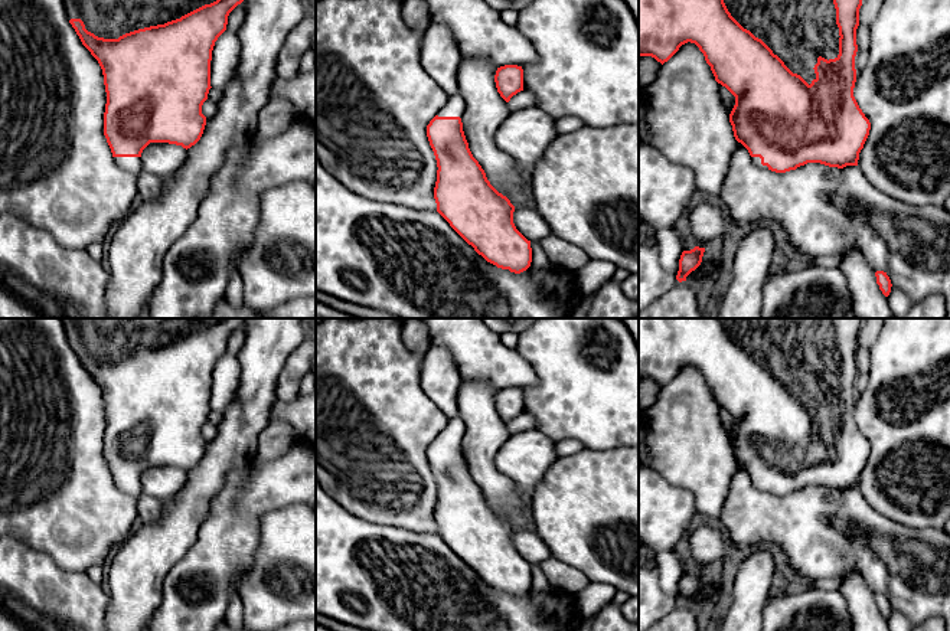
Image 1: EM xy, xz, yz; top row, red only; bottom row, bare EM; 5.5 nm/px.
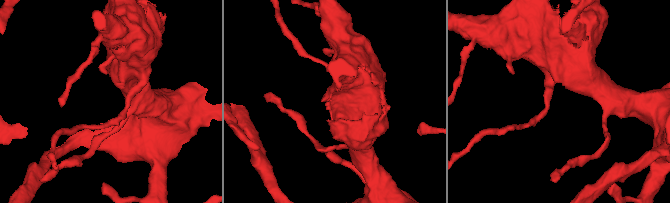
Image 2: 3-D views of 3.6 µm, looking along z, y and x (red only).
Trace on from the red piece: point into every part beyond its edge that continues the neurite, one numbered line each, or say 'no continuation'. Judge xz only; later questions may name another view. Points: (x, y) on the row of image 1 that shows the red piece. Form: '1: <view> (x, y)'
1: xz (456, 105)

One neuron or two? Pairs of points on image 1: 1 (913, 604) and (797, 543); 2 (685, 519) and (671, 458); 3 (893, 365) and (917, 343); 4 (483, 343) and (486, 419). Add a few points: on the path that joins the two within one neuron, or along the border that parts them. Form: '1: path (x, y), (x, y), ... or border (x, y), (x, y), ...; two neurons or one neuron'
1: path (885, 575), (857, 546), (826, 543); one neuron
2: border (653, 467), (692, 494), (697, 516); two neurons
3: path (898, 362), (911, 349); one neuron
4: border (462, 381), (485, 379), (496, 391); two neurons

